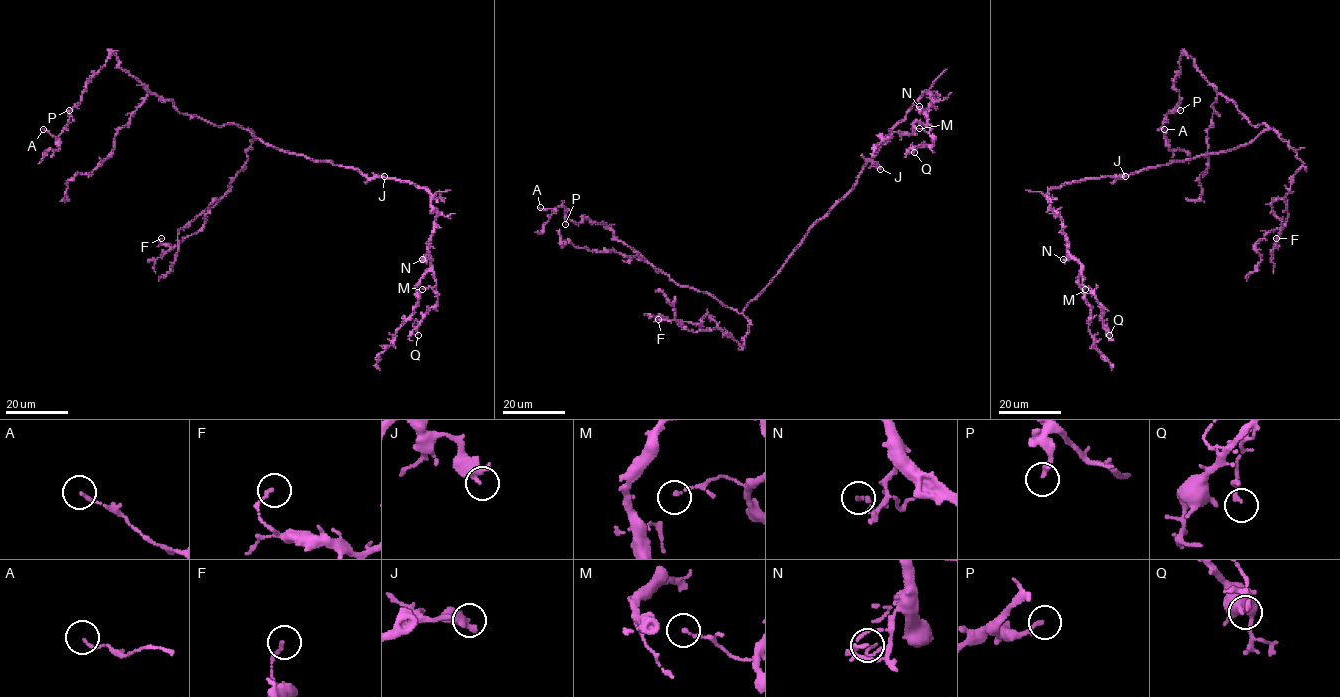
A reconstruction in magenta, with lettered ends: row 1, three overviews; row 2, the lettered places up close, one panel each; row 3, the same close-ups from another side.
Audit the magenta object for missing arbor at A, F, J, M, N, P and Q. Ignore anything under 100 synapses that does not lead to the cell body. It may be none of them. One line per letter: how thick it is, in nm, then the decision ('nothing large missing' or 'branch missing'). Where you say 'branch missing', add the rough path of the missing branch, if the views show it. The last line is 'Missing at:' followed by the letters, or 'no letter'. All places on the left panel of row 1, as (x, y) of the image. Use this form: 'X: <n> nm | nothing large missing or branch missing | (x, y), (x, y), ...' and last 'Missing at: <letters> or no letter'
A: 120 nm | nothing large missing
F: 130 nm | nothing large missing
J: 240 nm | nothing large missing
M: 160 nm | nothing large missing
N: 150 nm | nothing large missing
P: 180 nm | nothing large missing
Q: 90 nm | nothing large missing
Missing at: no letter

